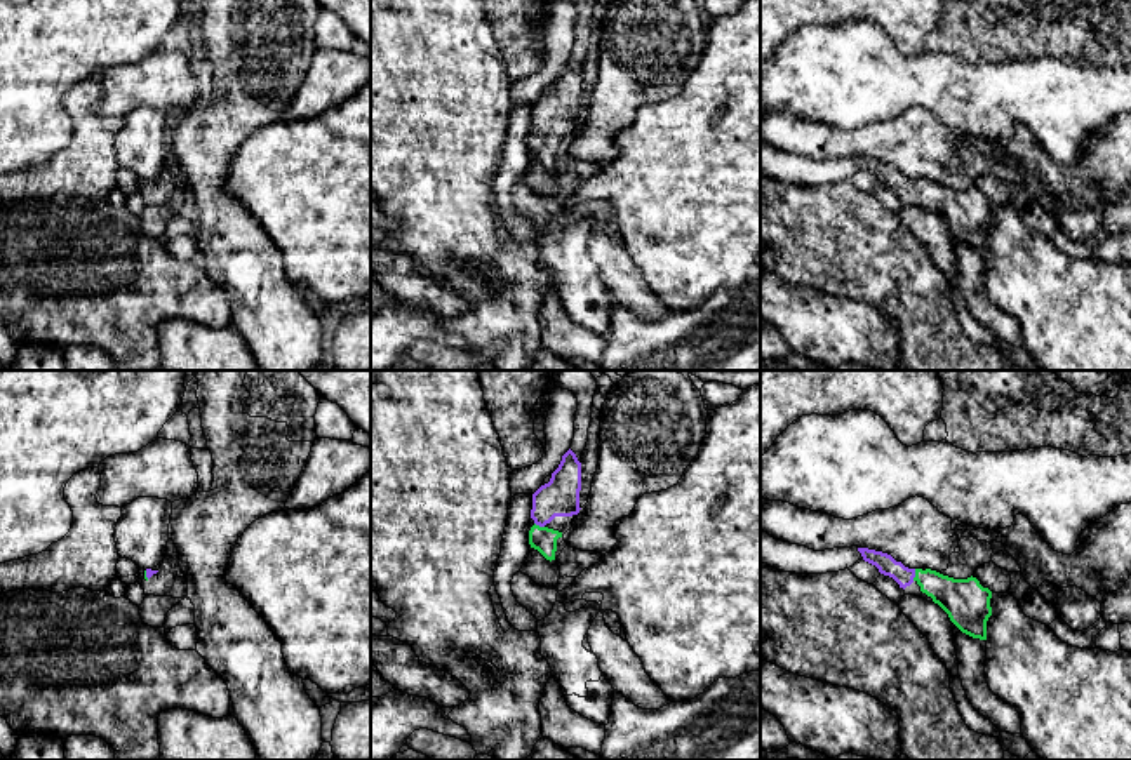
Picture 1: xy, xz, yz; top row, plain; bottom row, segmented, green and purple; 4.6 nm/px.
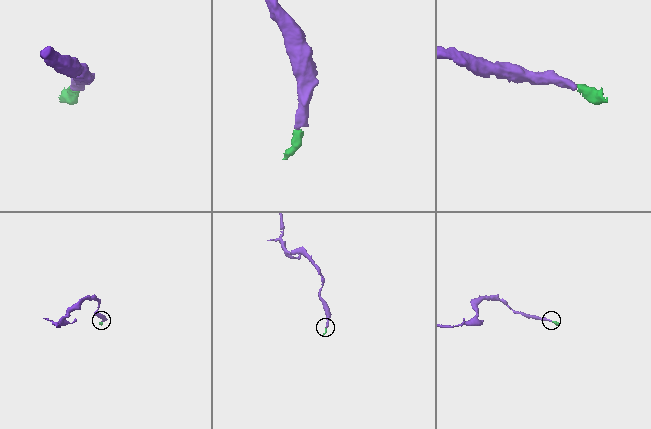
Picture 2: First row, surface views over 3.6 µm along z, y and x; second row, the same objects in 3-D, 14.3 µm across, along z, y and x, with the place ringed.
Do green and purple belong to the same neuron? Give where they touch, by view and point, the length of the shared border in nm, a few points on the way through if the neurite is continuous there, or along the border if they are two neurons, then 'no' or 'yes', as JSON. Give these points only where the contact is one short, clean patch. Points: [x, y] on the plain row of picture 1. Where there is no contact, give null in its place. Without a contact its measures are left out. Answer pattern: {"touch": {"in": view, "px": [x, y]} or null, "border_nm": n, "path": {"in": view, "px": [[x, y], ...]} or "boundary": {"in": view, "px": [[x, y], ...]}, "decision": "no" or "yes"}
{"touch": {"in": "yz", "px": [916, 185]}, "border_nm": 60, "path": {"in": "yz", "px": [[963, 211], [916, 185], [900, 185], [886, 174]]}, "decision": "yes"}

